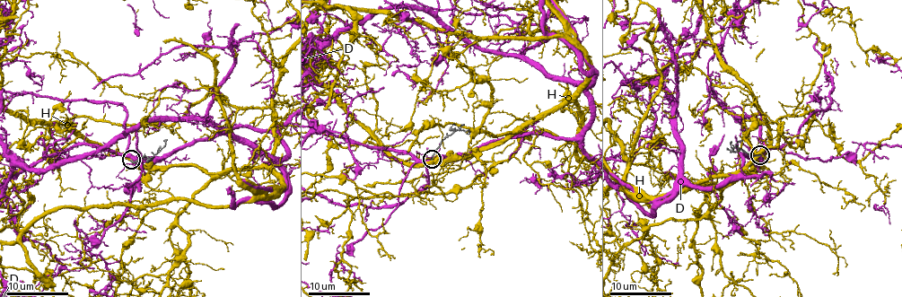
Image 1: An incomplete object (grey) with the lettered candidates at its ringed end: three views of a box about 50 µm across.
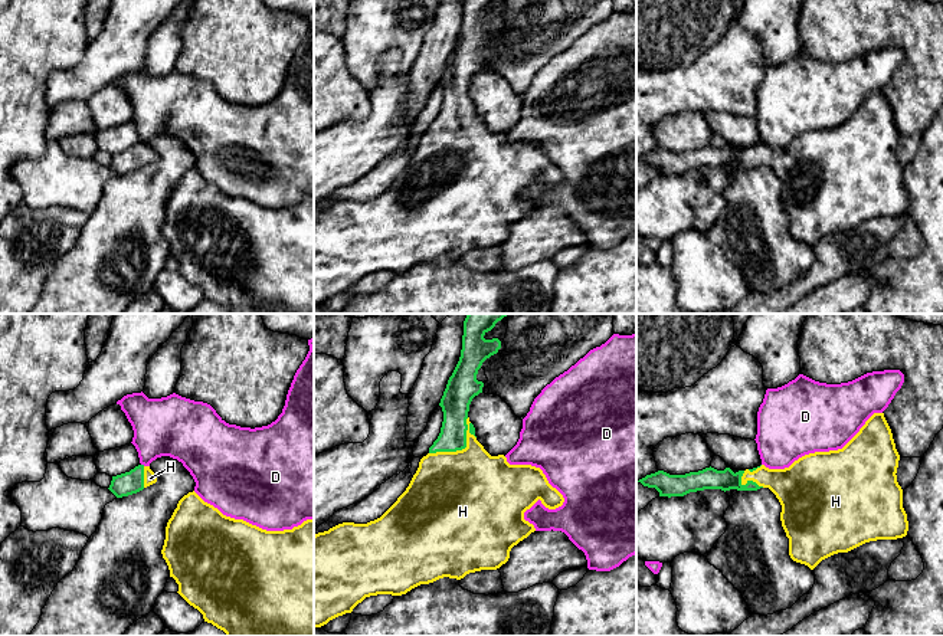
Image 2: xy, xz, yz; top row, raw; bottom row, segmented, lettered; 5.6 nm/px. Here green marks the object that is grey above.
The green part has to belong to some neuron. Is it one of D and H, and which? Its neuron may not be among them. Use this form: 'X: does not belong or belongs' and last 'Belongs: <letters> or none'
D: does not belong
H: belongs
Belongs: H

